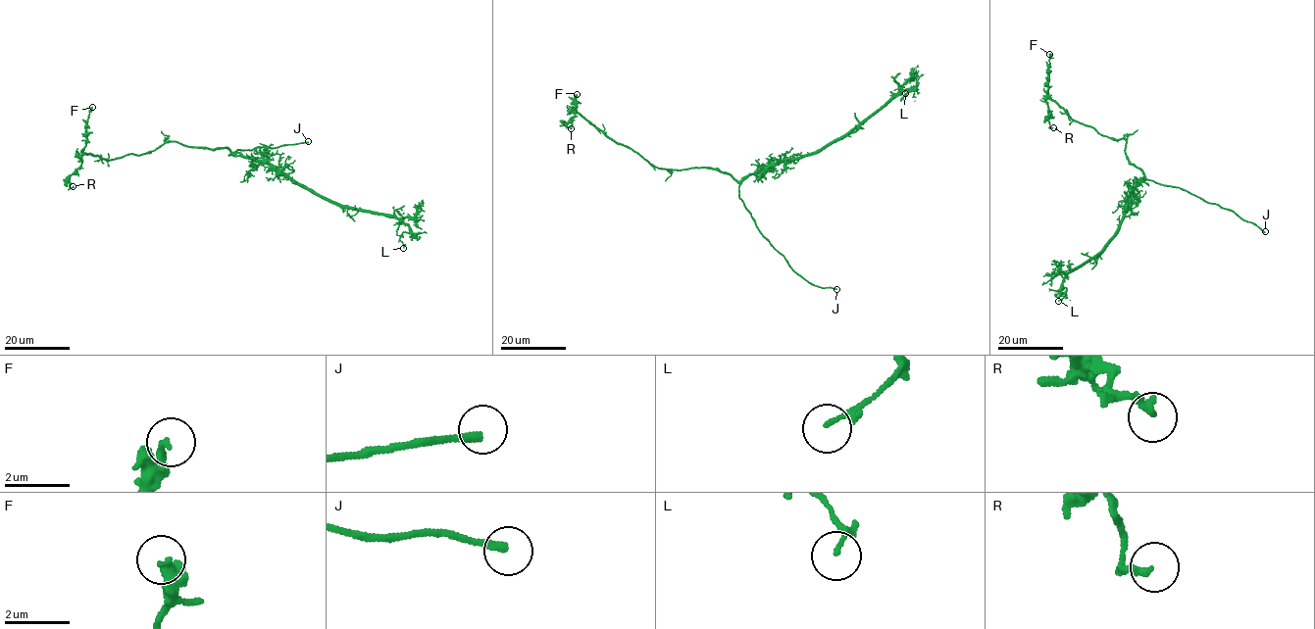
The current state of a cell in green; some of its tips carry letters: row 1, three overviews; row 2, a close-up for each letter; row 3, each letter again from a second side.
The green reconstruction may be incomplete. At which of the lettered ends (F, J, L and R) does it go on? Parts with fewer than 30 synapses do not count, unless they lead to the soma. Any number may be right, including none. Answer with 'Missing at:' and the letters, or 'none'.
Missing at: J

